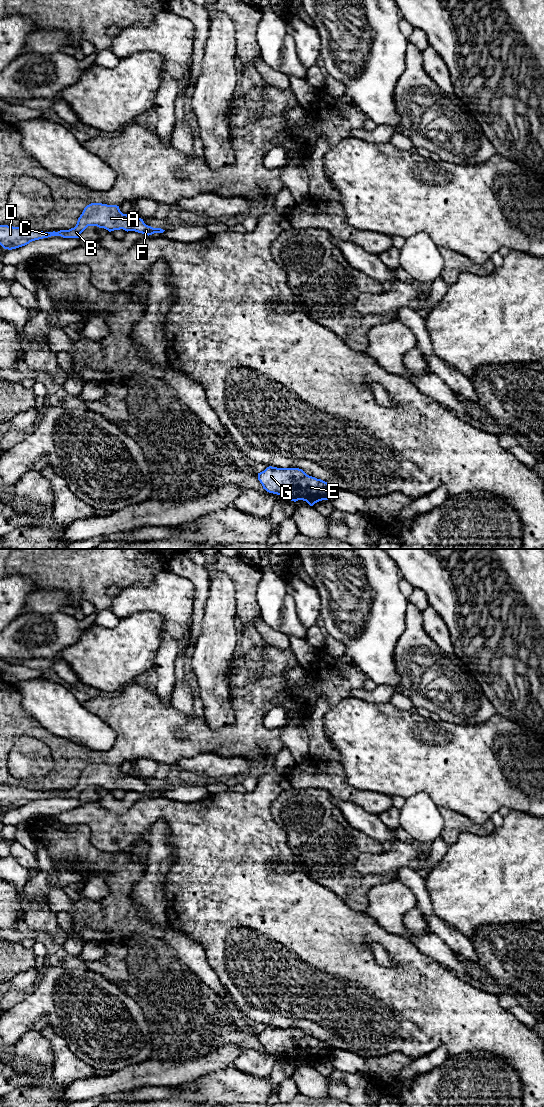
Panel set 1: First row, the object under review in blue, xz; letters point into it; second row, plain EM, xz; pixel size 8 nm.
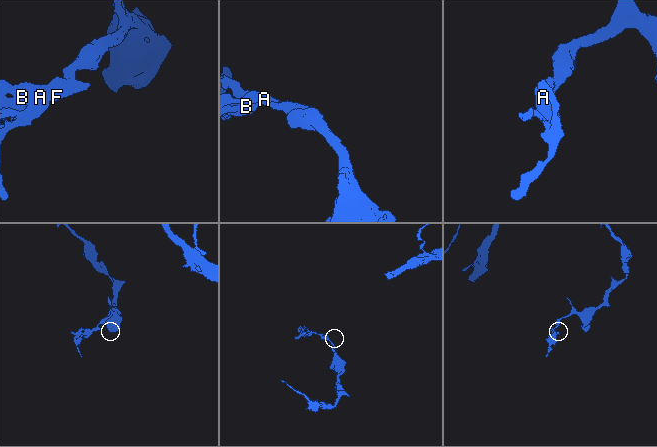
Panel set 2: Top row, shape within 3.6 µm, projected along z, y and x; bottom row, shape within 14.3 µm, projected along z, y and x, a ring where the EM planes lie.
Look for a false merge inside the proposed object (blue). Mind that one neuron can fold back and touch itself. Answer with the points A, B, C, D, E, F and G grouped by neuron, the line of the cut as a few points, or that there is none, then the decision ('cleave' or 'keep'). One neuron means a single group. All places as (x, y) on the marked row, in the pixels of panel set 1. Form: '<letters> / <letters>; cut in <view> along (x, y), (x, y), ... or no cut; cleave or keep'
A B C D E F G; no cut; keep

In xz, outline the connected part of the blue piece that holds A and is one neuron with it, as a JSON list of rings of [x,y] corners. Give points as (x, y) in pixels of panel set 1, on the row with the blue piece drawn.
[[[91,203],[87,205],[74,228],[60,230],[58,232],[43,232],[25,227],[13,227],[0,225],[0,245],[4,249],[12,250],[29,244],[32,241],[48,238],[51,236],[61,236],[63,238],[79,238],[80,234],[88,226],[104,228],[109,232],[123,229],[125,231],[135,231],[145,235],[163,233],[161,228],[153,228],[144,223],[141,218],[134,218],[123,214],[119,206],[102,203]]]

